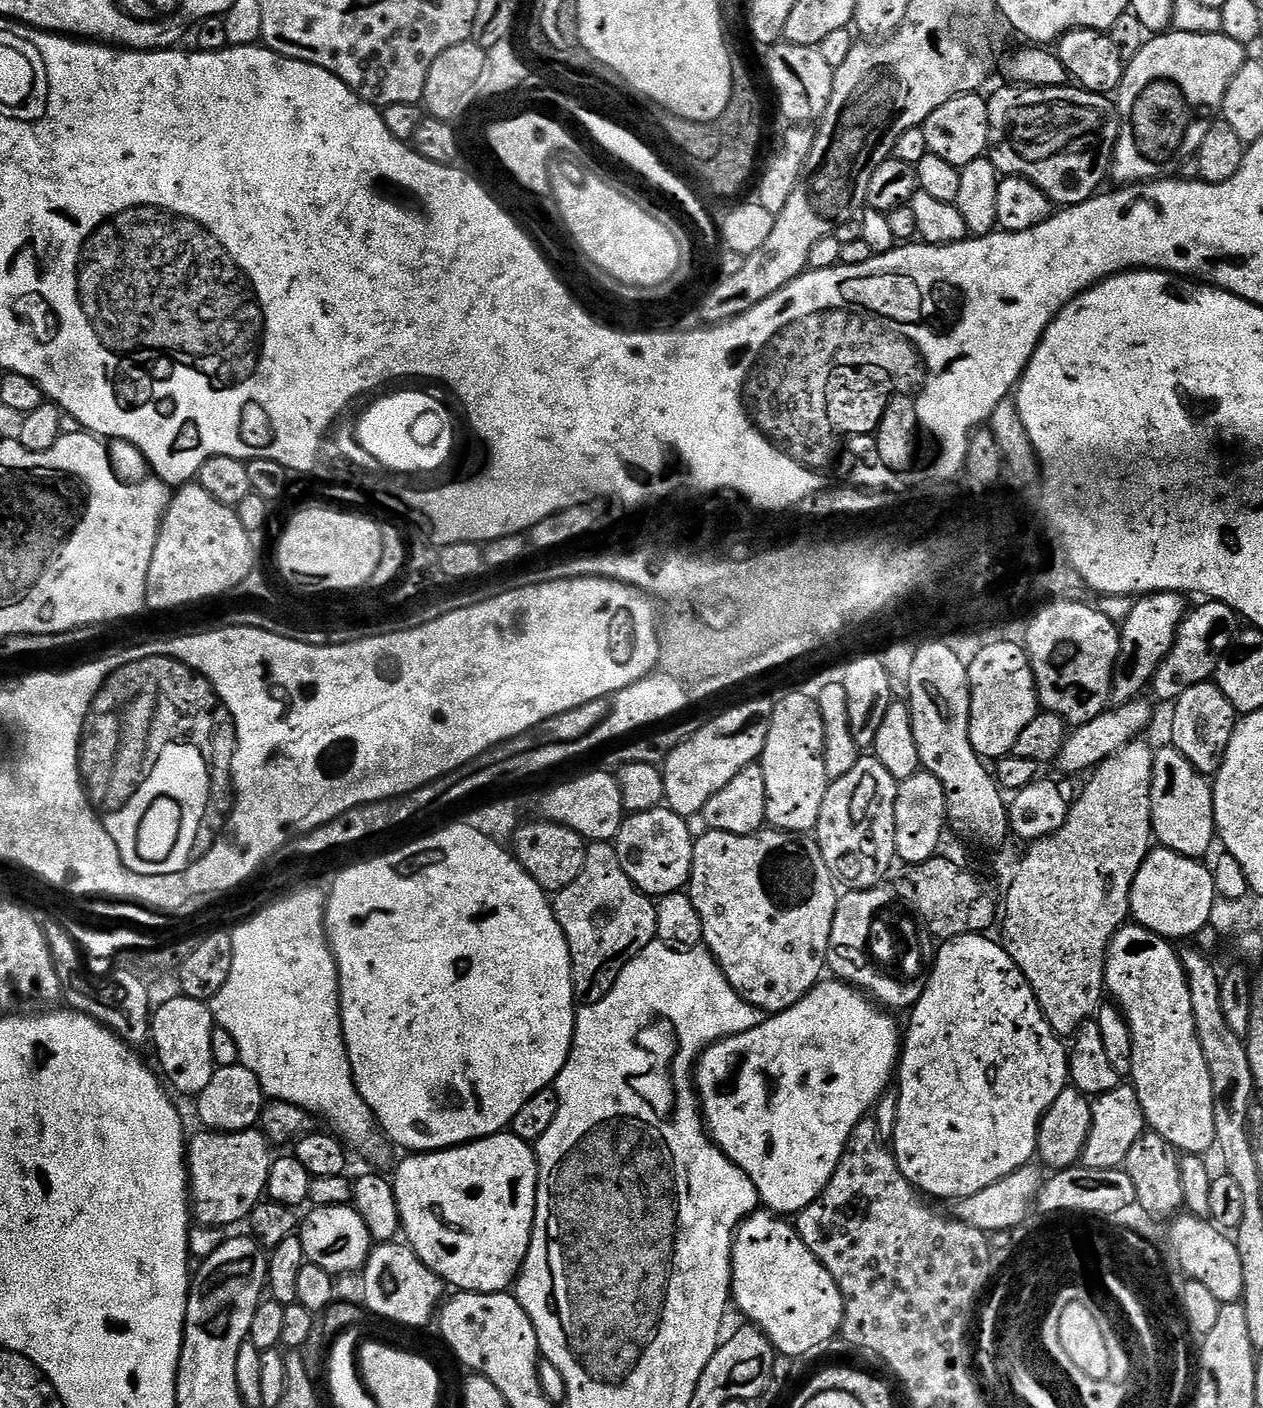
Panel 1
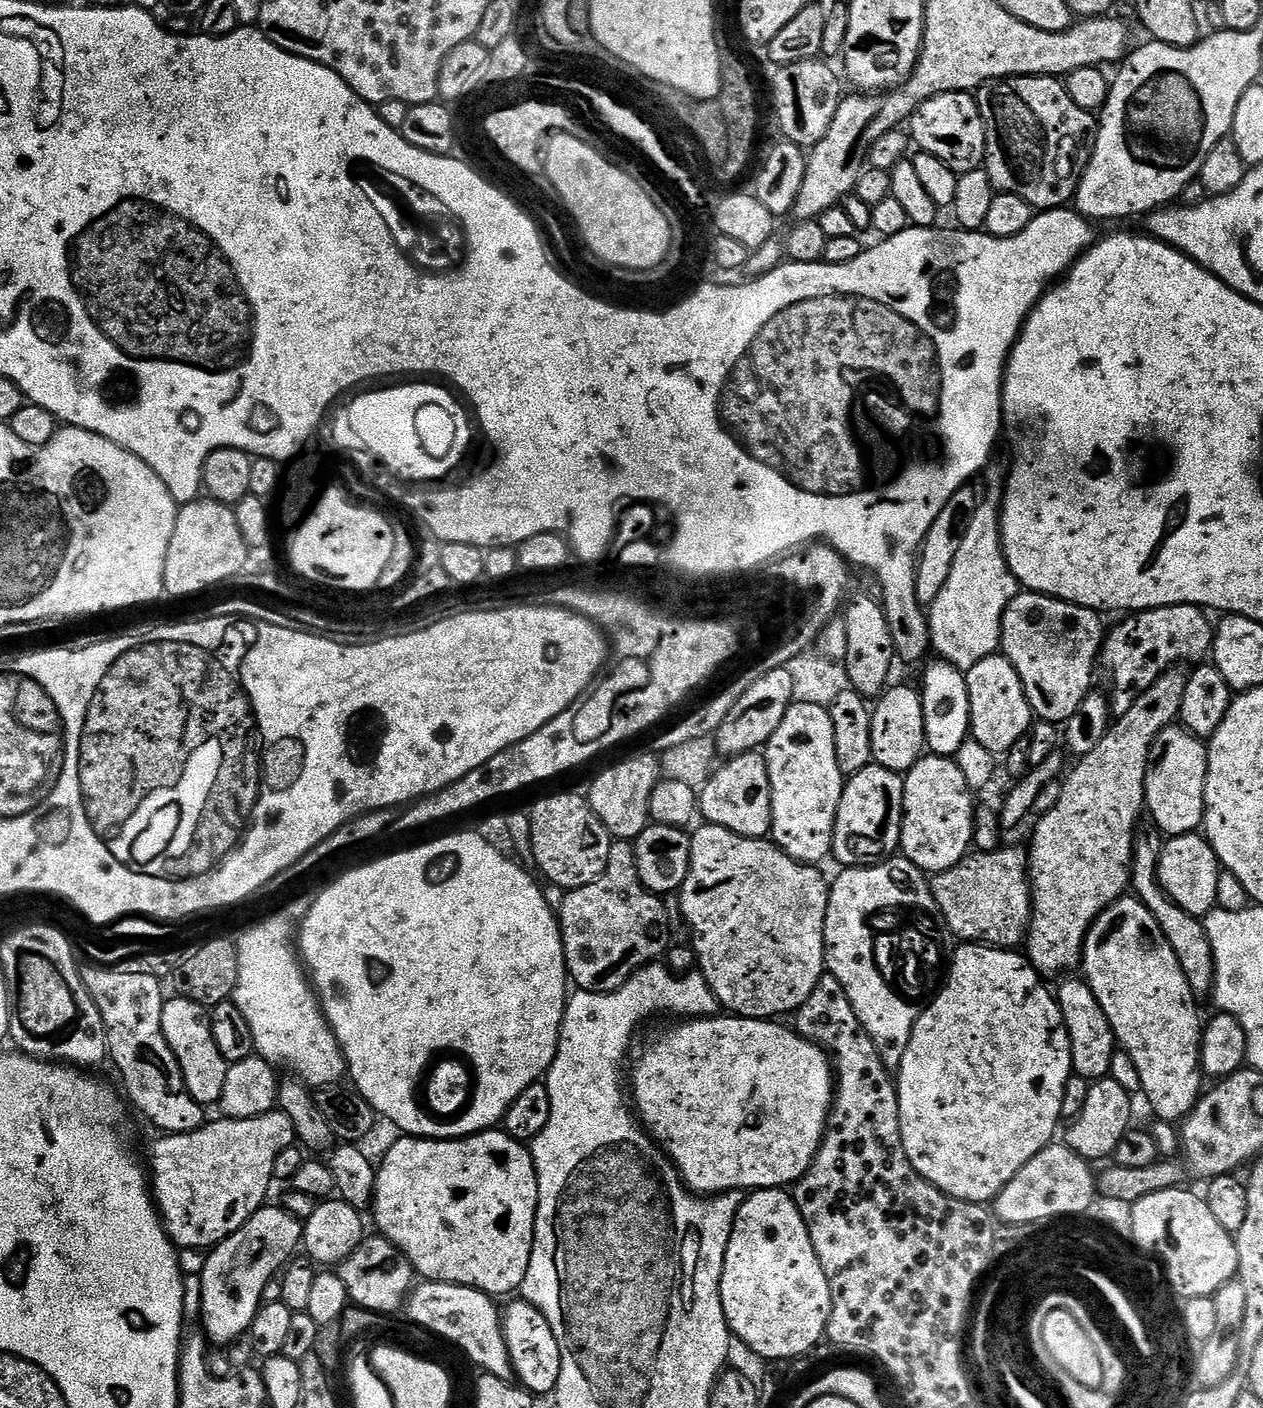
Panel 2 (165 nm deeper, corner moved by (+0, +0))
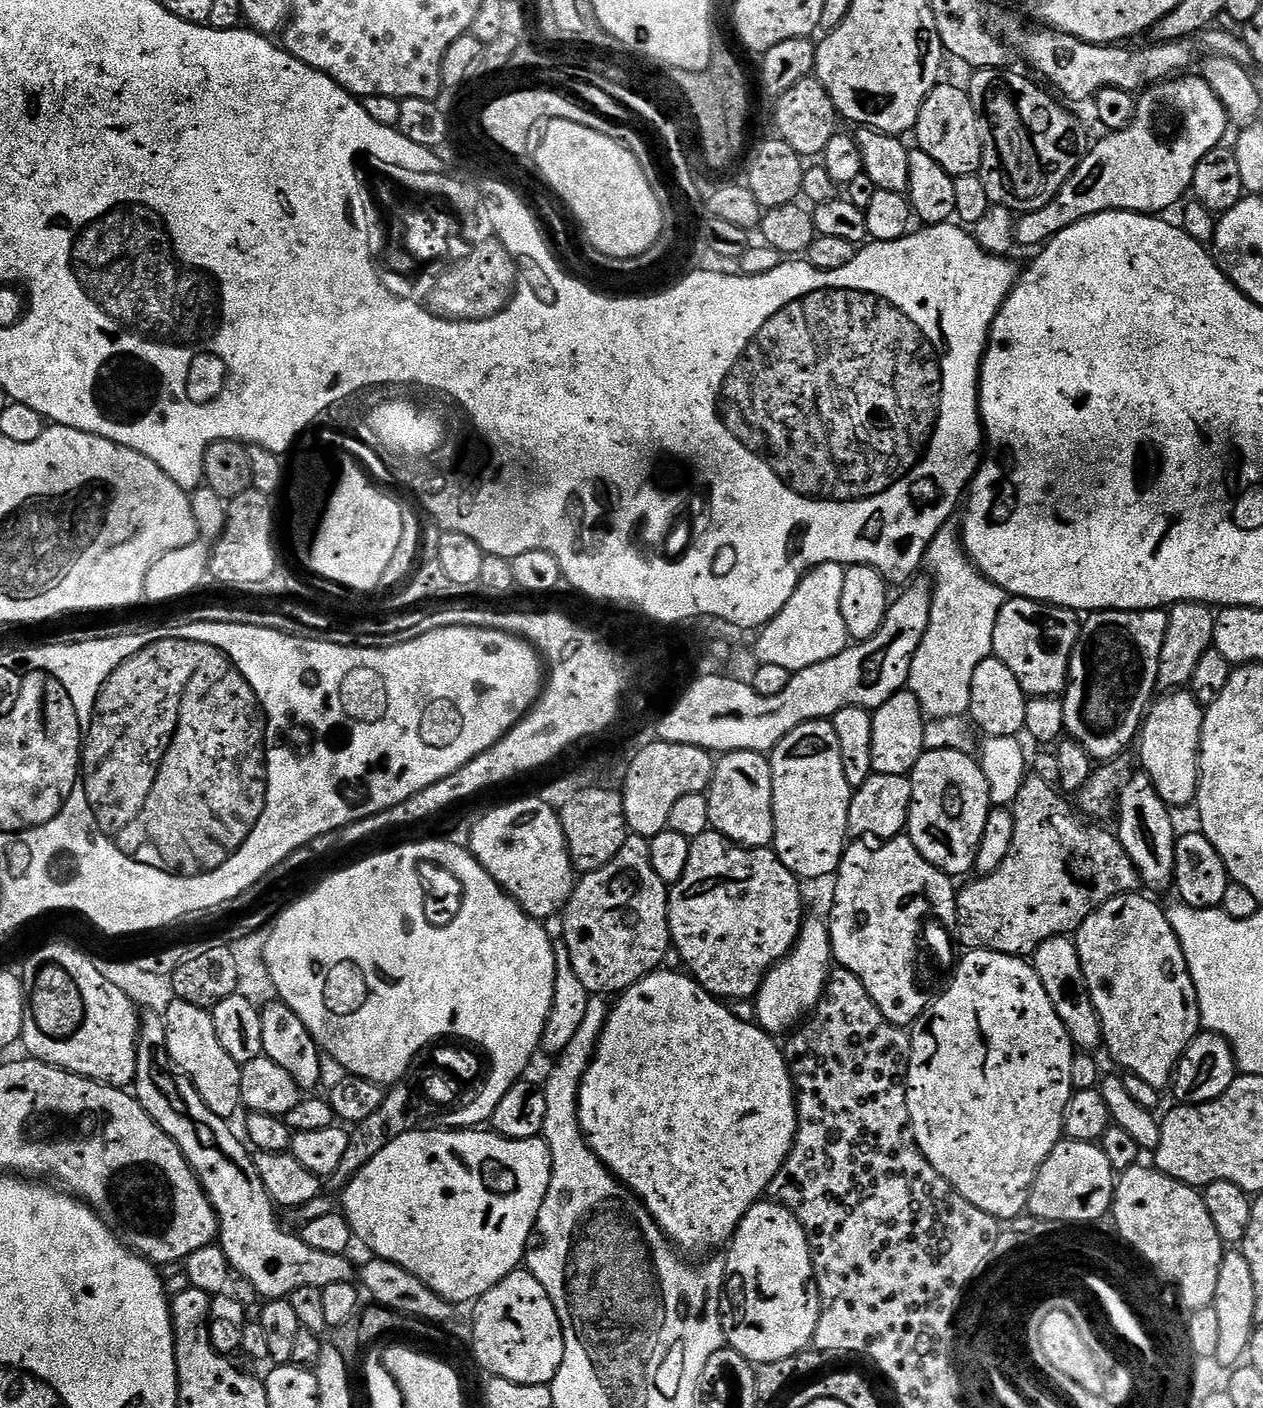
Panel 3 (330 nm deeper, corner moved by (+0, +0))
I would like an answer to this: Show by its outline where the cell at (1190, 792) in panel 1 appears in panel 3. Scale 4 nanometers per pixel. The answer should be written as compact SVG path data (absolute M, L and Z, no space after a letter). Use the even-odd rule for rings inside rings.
M1172 690L1162 696L1144 717L1138 737L1140 764L1168 807L1179 810L1195 801L1200 785L1200 735L1204 729L1205 709L1188 690Z

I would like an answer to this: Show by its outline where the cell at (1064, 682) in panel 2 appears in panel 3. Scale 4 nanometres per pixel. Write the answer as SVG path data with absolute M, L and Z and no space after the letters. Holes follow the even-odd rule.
M1013 596L1005 599L998 622L994 622L992 651L995 659L1010 666L1010 674L1018 678L1022 690L1029 697L1056 698L1068 686L1068 667L1072 651L1080 640L1081 627L1081 617L1071 608Z

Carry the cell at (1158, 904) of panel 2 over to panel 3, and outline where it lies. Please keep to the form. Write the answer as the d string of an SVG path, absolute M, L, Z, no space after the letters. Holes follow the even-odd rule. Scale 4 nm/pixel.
M1146 774L1129 775L1124 789L1118 797L1118 816L1120 812L1120 828L1118 835L1126 854L1134 862L1141 885L1145 889L1153 888L1156 892L1164 892L1173 887L1176 878L1176 841L1178 831L1172 821L1173 809L1160 796L1152 779Z

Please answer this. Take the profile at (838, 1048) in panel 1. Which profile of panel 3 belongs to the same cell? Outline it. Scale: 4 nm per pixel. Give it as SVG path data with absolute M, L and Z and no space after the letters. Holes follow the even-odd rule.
M657 970L649 974L646 978L642 978L634 986L630 986L625 992L619 993L620 1000L615 1005L611 1005L608 1021L604 1024L604 1029L600 1035L600 1041L596 1043L596 1053L592 1055L592 1060L588 1064L586 1074L580 1083L580 1098L576 1105L576 1114L580 1118L580 1131L583 1132L585 1140L587 1140L593 1152L596 1153L601 1162L607 1166L609 1172L634 1195L640 1197L648 1207L648 1213L656 1220L656 1225L664 1231L665 1236L677 1249L688 1252L712 1252L715 1248L723 1249L725 1245L731 1241L736 1234L736 1228L742 1222L742 1218L748 1211L752 1209L753 1204L757 1203L767 1193L770 1182L778 1174L778 1170L784 1164L785 1158L788 1156L788 1151L792 1148L792 1143L796 1141L796 1090L794 1081L790 1071L789 1061L784 1059L784 1054L781 1045L775 1044L773 1037L765 1032L763 1028L757 1026L755 1023L749 1022L747 1024L744 1020L739 1020L734 1013L731 1012L727 1003L721 1002L715 996L709 994L697 980L692 979L691 975L680 972L664 972L665 970Z

